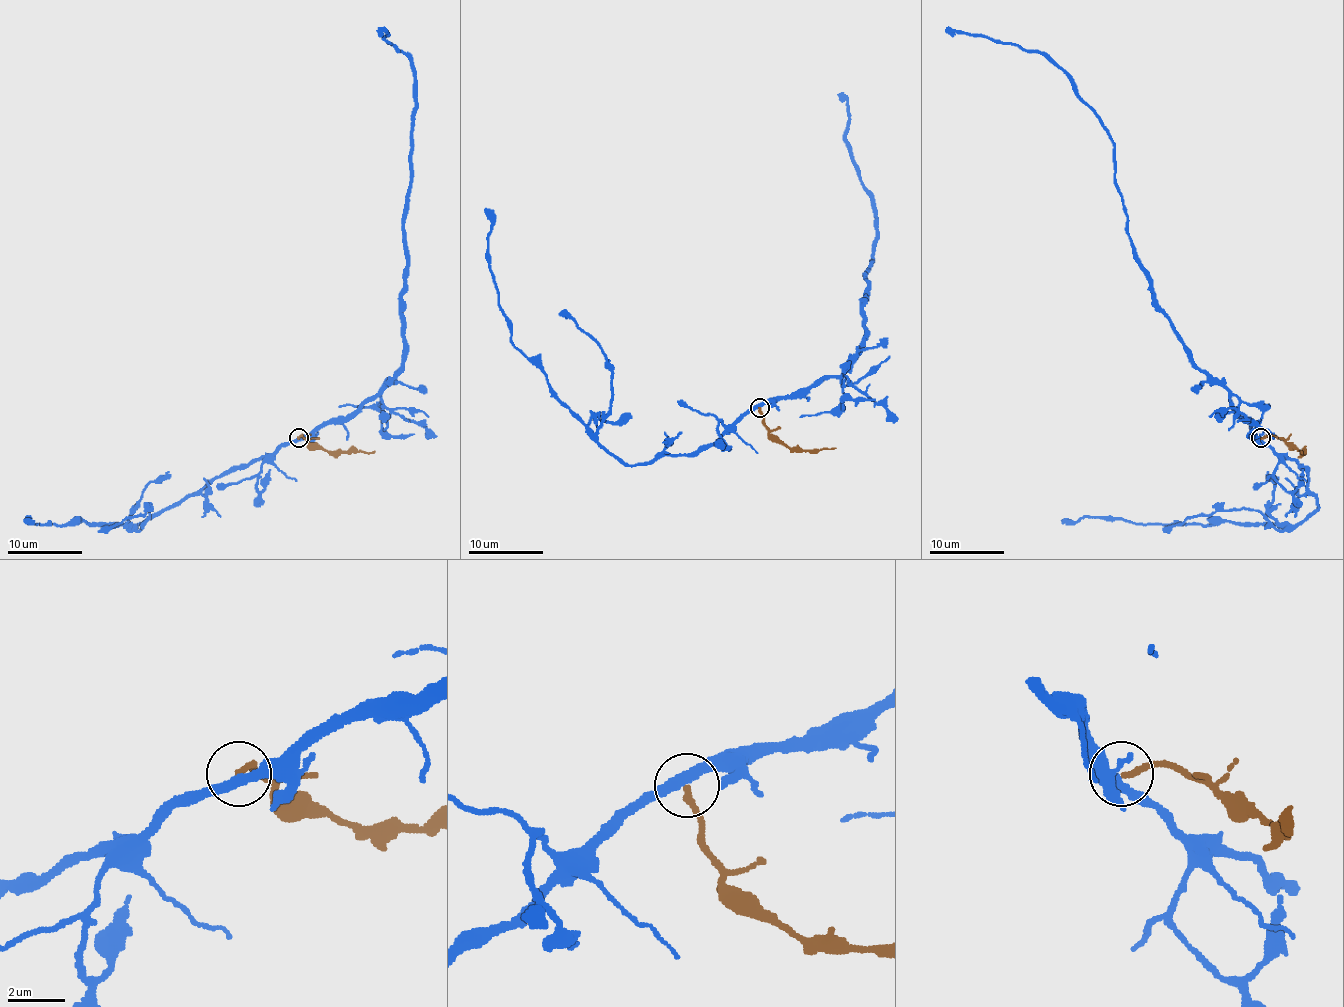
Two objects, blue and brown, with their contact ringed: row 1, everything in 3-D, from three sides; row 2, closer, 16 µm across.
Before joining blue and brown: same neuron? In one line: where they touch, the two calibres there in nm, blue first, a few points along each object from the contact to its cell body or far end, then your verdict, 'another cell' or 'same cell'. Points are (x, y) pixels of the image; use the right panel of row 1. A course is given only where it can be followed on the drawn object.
(1260, 437) | 360/200 nm | blue via (1260, 438), (1156, 303), (1128, 235), (1115, 145), (1076, 84), (1036, 51), (946, 28) | brown via (1260, 438), (1277, 436), (1301, 451) | same cell

